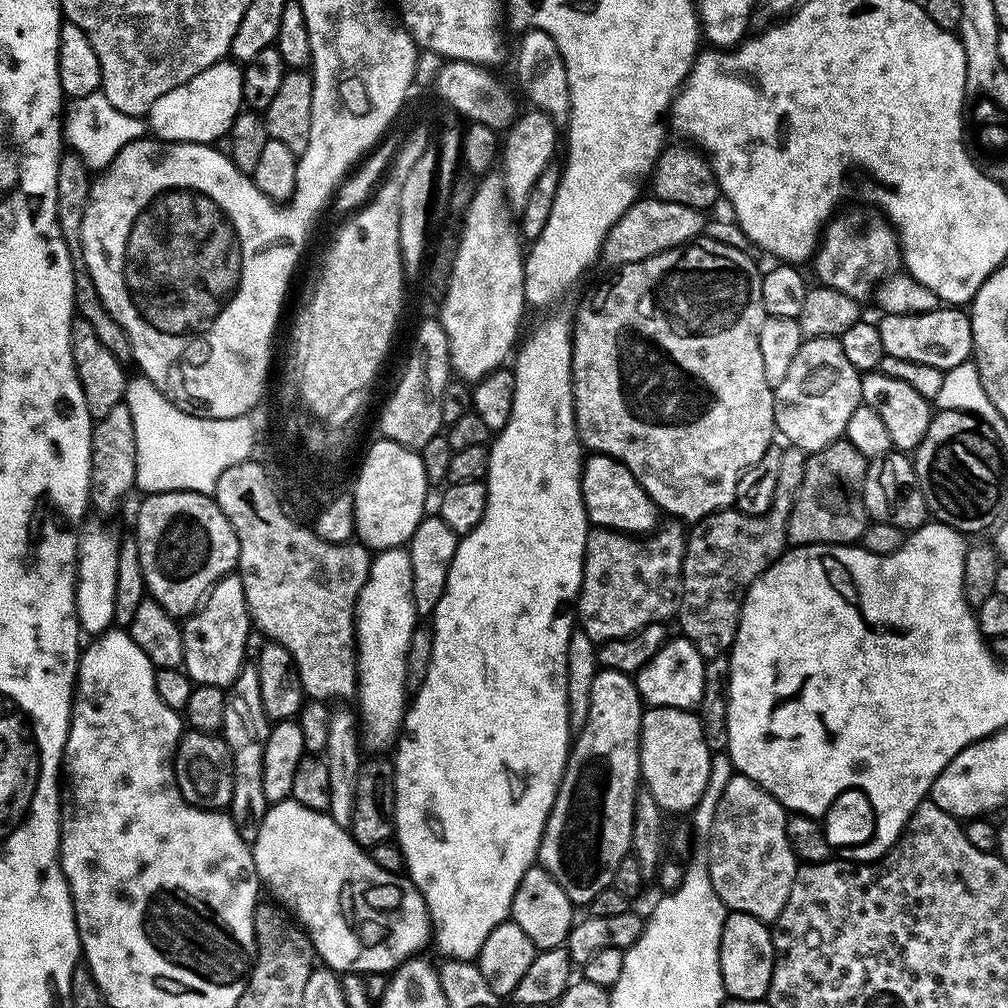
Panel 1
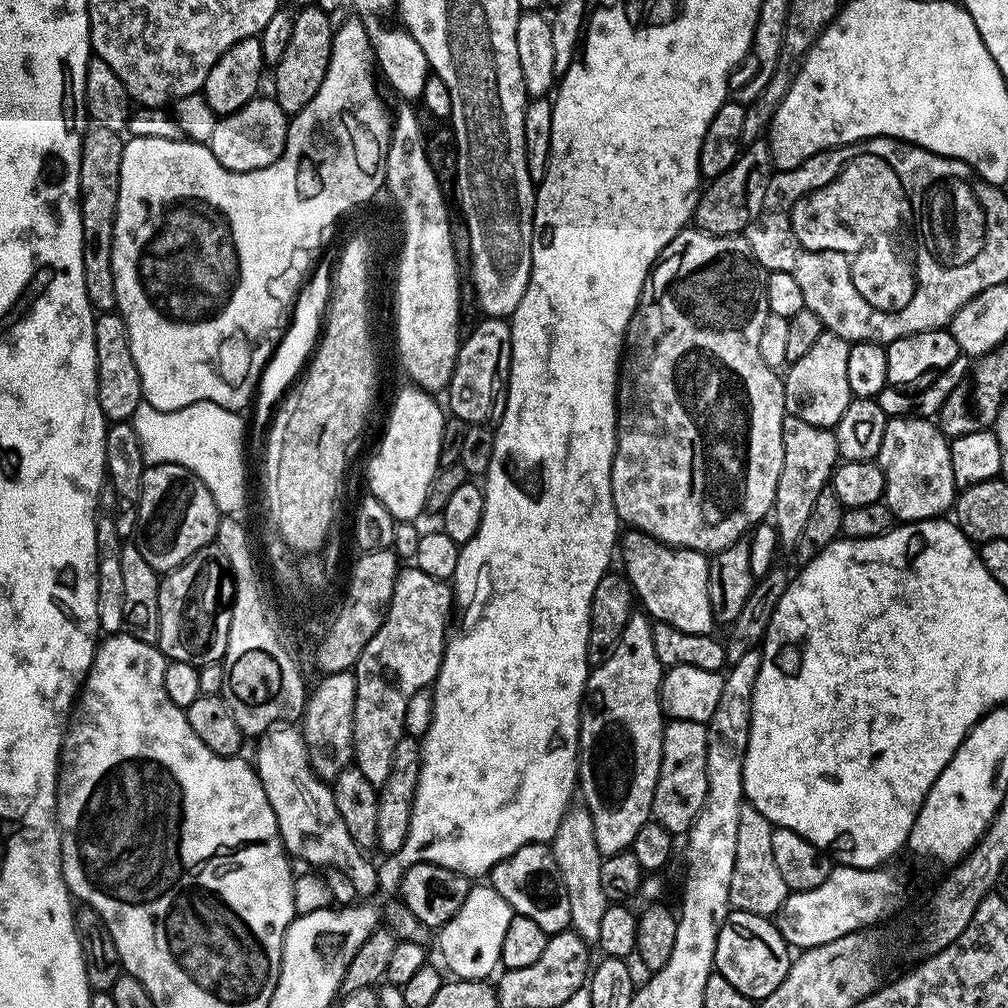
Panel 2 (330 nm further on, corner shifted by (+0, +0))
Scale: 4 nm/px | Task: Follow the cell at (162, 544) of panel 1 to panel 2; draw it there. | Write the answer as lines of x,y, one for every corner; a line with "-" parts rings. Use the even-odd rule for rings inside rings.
149,464
142,474
140,504
136,508
134,543
154,570
167,574
194,553
215,541
222,514
204,483
177,464

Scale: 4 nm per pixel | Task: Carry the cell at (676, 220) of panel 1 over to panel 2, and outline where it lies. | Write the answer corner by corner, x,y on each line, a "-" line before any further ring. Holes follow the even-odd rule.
763,139
751,141
741,151
734,166
730,166
726,174
711,181
701,191
700,200
696,203
695,227
701,232
709,232
715,236
735,236
743,233
751,220
762,210
766,186
772,175
774,175
772,151

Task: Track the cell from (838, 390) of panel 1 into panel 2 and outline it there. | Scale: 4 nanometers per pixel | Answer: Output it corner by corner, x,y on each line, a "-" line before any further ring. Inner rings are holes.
825,330
818,342
814,342
814,347
802,354
798,362
788,364
783,373
785,413
794,418
802,418
802,422
810,422
810,426
835,429
842,414
846,414
846,406
850,406
854,399
850,390
850,377
846,375
849,363
849,342

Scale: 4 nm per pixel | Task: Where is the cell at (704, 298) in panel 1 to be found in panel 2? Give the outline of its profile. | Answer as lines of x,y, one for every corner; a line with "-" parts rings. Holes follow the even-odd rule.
695,226
684,228
674,237
671,242
662,250
656,263
652,265
652,270
648,274
648,281
644,283
644,289
640,295
638,306
628,323
628,332
624,335
624,348
626,351
620,358
620,374
618,377
618,387
616,390
616,449
614,450
614,462
612,463
612,497
614,498
614,510
616,519
621,525
629,529
644,532
663,544
671,544
673,548
692,548
696,552
705,554
715,554
726,546
730,546
734,541
741,539
745,534
751,533
757,524
765,519
764,516
773,511
776,503
776,491
778,490
778,474
782,474
782,422
786,415
784,411
784,382
781,373
777,369
766,366
762,362
762,350
758,350
758,341
762,335
762,326
766,326
766,318
769,316
768,303
766,302
766,282
768,281
766,270
754,258
750,250
747,239
743,235
735,236
715,236
709,232
701,232

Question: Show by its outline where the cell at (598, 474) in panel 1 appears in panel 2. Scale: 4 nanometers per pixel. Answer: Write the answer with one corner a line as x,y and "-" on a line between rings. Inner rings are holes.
628,530
625,533
618,544
618,560
624,563
623,575
632,585
639,607
653,621
686,630
686,634
711,633
714,621
708,589
709,557
692,548
673,548
644,532

